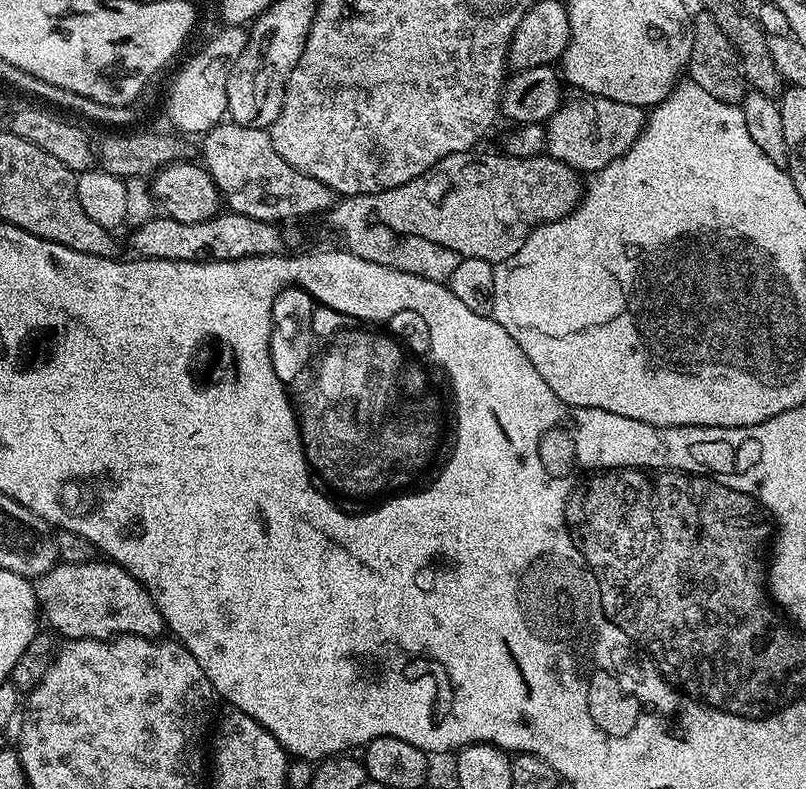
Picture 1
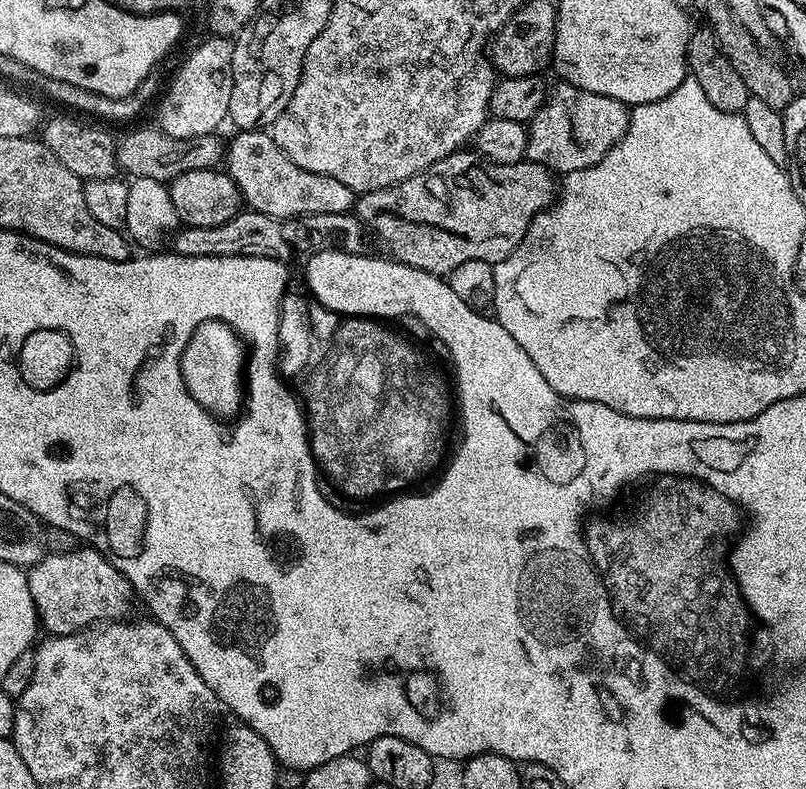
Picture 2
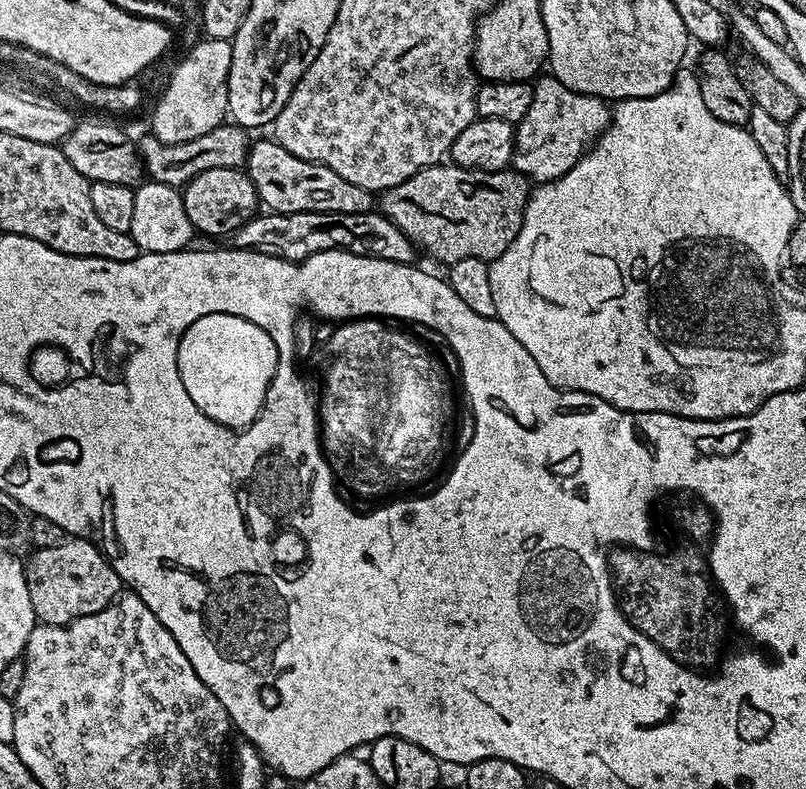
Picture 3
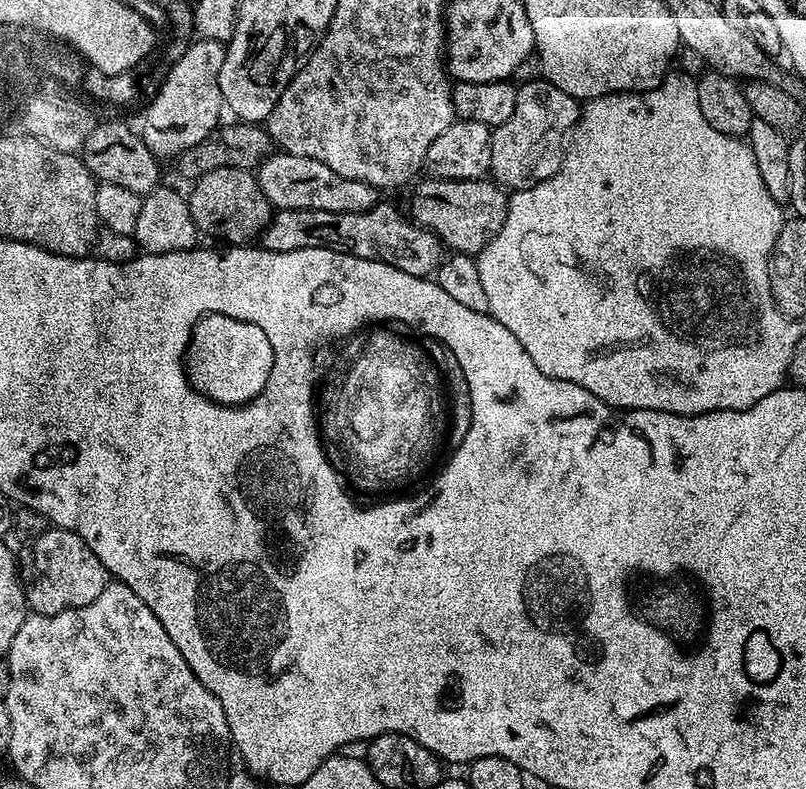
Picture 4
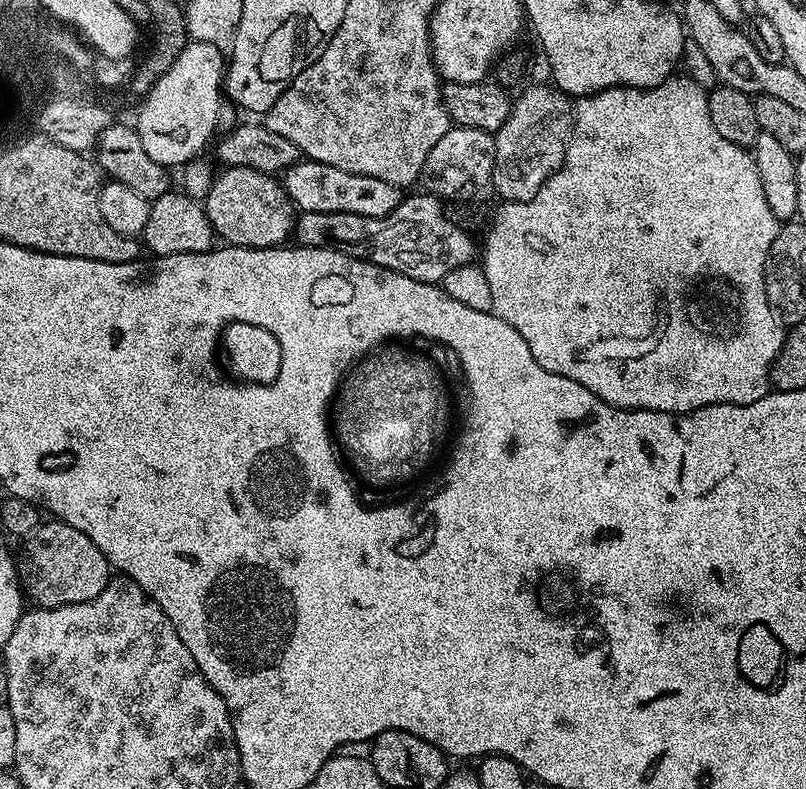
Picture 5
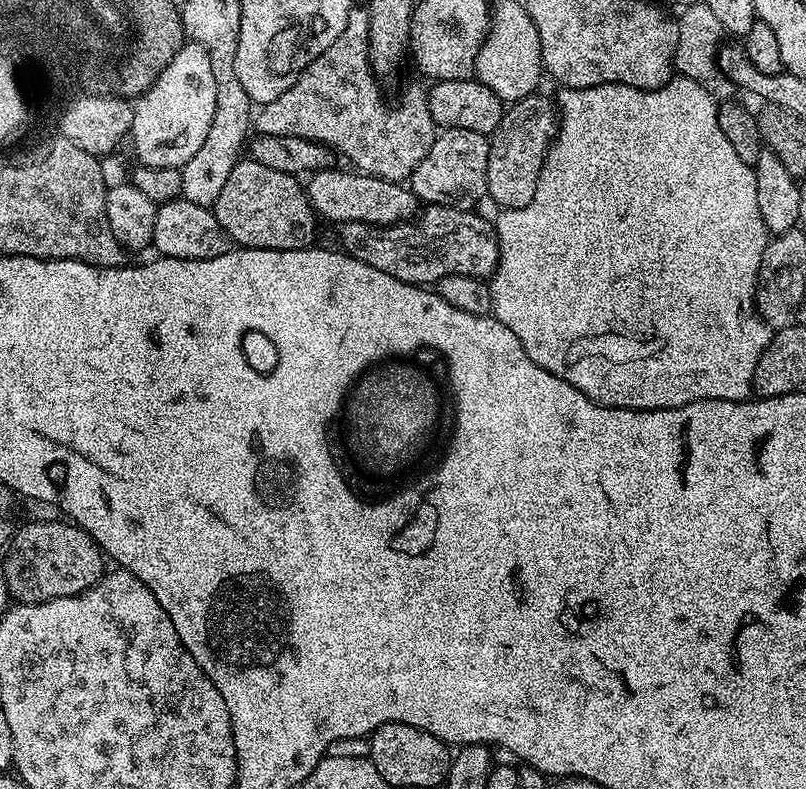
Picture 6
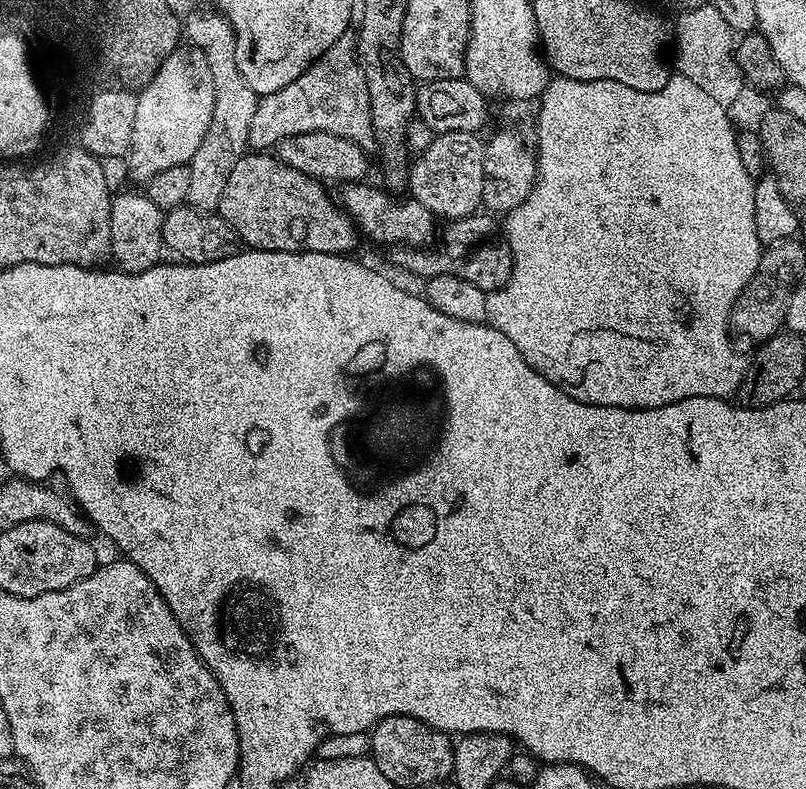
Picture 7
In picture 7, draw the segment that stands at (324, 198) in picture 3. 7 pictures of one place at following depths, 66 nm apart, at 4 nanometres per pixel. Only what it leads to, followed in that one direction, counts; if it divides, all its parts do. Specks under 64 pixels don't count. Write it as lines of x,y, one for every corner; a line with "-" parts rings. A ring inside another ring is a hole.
349,182
339,189
338,204
340,208
348,213
357,229
363,235
365,232
376,244
407,246
410,248
422,248
431,245
438,236
437,217
411,198
405,199
405,204
398,205
393,216
388,216
389,193
383,187
380,188
371,188
368,182

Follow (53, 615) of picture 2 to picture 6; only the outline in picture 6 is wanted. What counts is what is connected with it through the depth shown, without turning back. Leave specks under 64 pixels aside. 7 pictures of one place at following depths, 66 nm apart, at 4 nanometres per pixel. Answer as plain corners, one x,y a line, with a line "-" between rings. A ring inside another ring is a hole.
40,520
13,534
2,568
13,601
41,604
54,598
78,596
97,584
104,575
106,557
94,538
90,538
90,534
86,534
86,530
77,524
60,520

